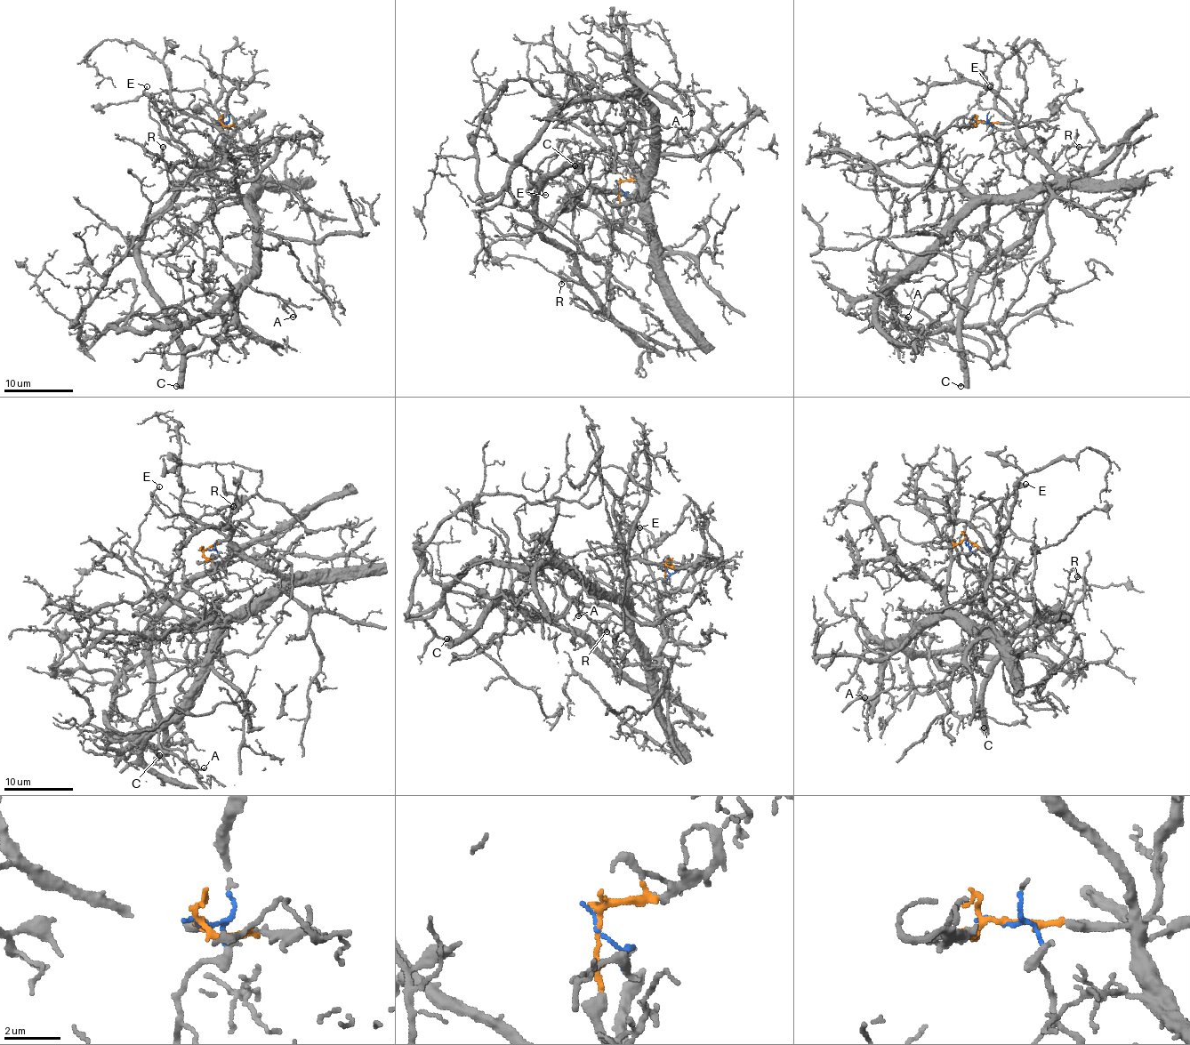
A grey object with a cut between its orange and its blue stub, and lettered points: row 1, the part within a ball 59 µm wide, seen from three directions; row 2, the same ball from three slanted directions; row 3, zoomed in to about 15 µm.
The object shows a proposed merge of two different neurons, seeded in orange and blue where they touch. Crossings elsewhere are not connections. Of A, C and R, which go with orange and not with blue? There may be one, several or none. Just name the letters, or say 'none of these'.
A

